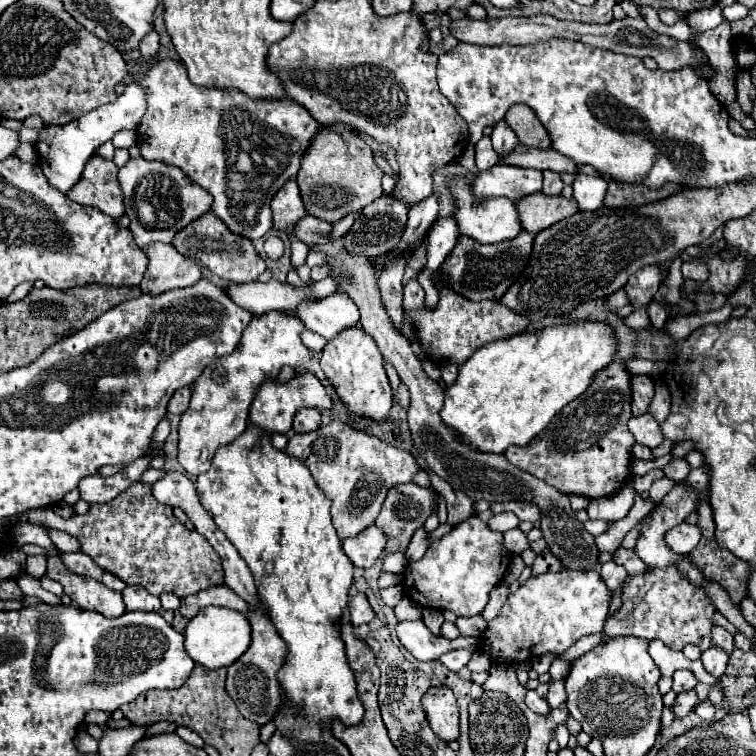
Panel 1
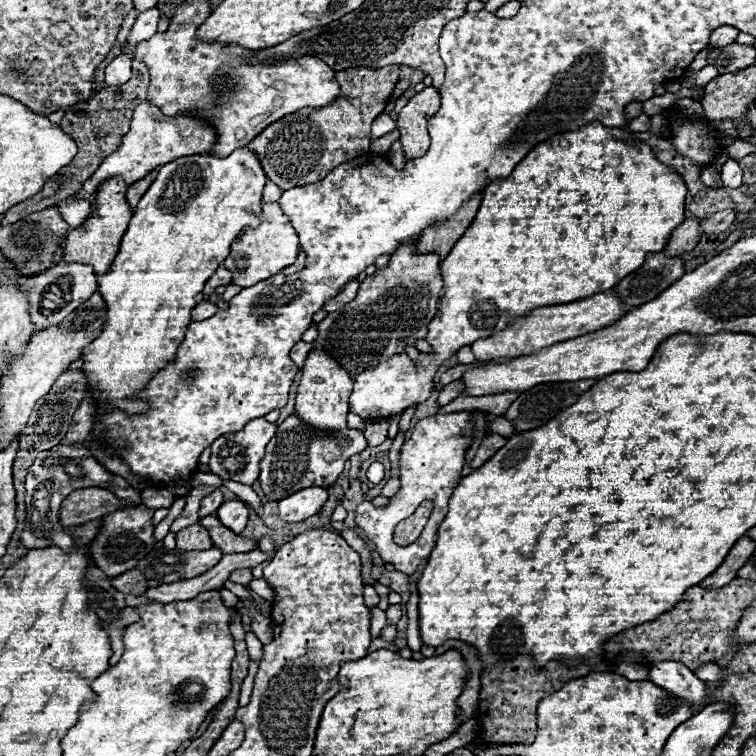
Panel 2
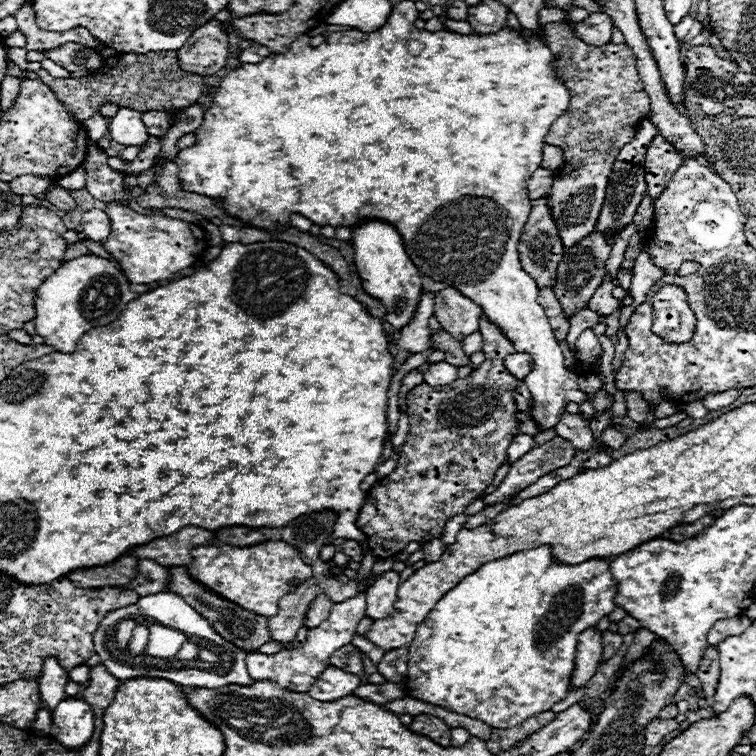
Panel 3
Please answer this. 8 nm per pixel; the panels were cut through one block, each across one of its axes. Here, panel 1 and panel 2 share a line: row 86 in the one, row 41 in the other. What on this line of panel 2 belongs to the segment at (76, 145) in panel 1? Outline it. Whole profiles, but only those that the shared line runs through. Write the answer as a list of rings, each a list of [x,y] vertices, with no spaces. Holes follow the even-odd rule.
[[[152,8],[152,10],[142,12],[142,14],[136,18],[136,22],[134,22],[134,26],[132,26],[132,30],[130,30],[128,40],[126,40],[124,46],[126,46],[128,50],[134,50],[142,40],[148,40],[150,36],[154,36],[154,34],[156,34],[158,18],[160,18],[160,10],[158,10],[158,8]]]

